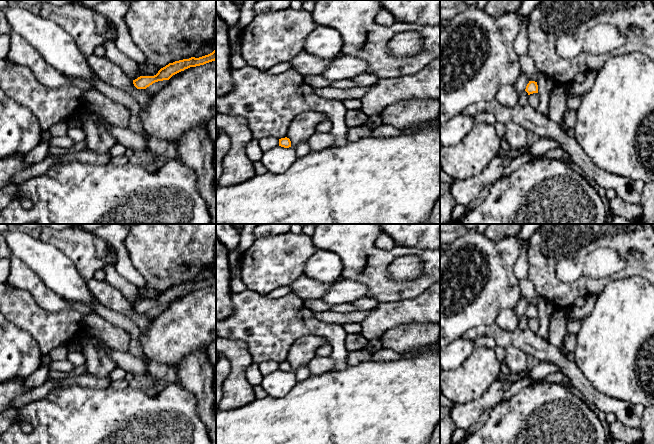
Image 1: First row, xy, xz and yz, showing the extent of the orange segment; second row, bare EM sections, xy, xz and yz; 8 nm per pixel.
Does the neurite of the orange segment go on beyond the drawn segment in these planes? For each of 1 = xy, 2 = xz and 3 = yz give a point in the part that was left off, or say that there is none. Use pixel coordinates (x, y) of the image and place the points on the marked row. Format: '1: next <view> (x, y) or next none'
1: next none
2: next none
3: next none

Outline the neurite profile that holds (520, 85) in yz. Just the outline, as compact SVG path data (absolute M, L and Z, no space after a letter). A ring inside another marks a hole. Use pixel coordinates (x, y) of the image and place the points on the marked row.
M521 73L518 77L517 81L513 84L515 90L520 95L523 91L525 91L527 84L529 83L530 79L524 74Z

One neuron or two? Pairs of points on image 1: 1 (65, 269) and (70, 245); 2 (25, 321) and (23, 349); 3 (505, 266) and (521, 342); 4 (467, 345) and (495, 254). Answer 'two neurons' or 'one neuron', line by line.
1: two neurons
2: two neurons
3: two neurons
4: two neurons

